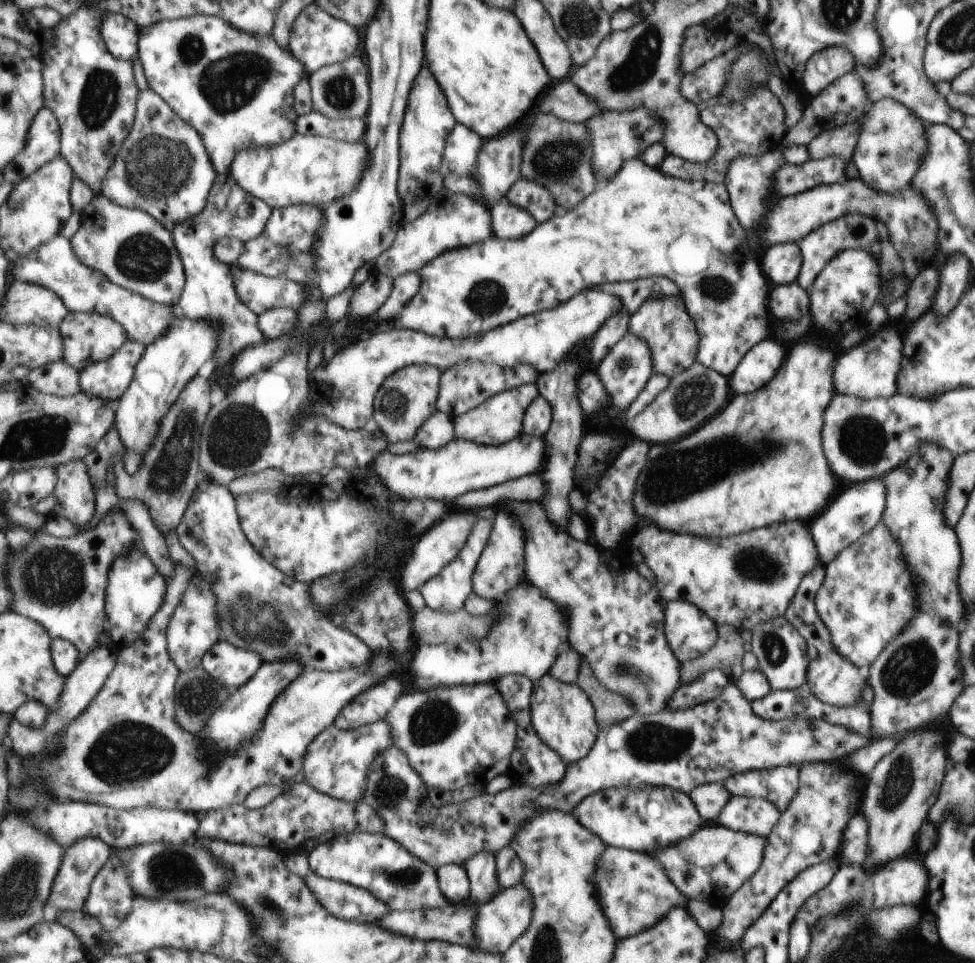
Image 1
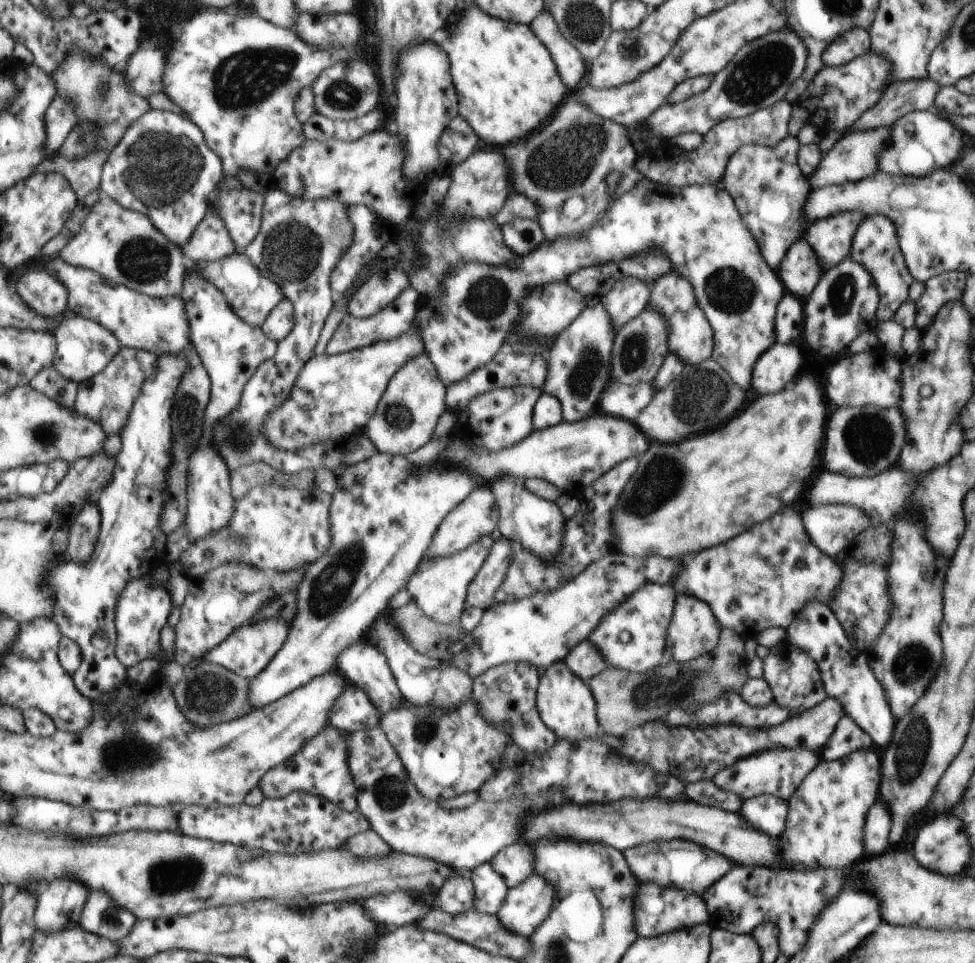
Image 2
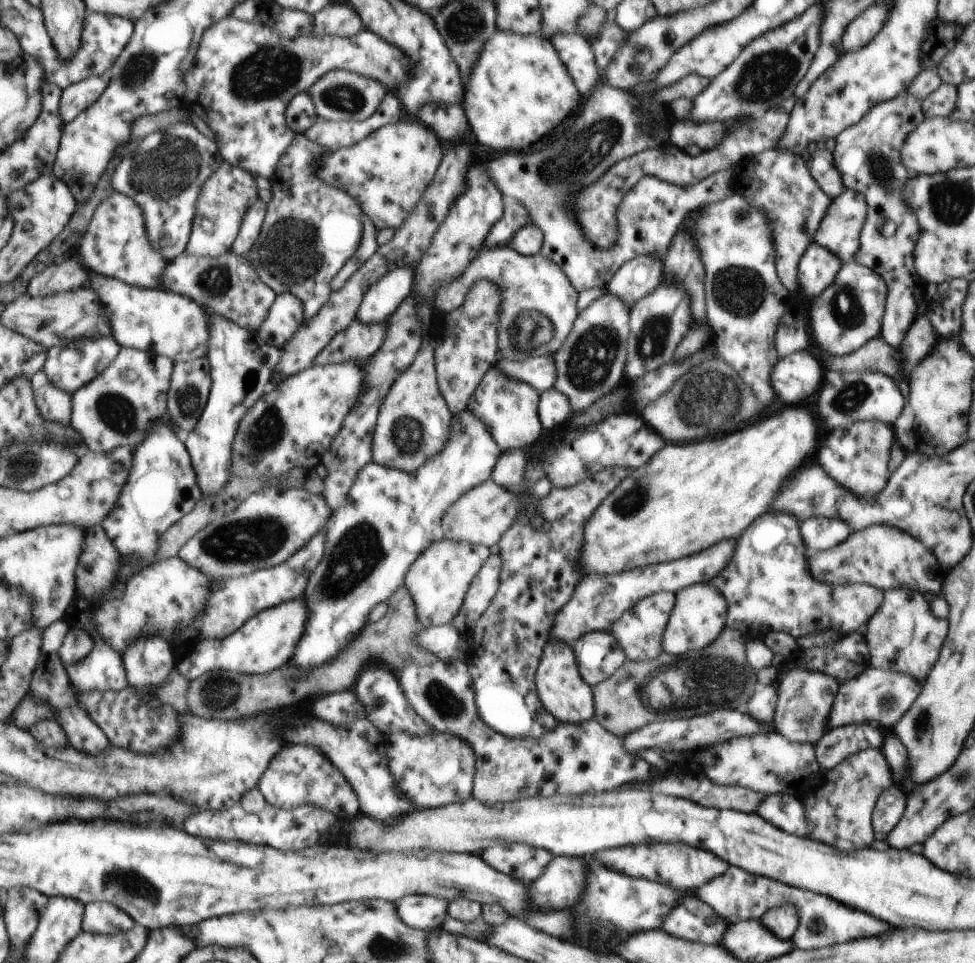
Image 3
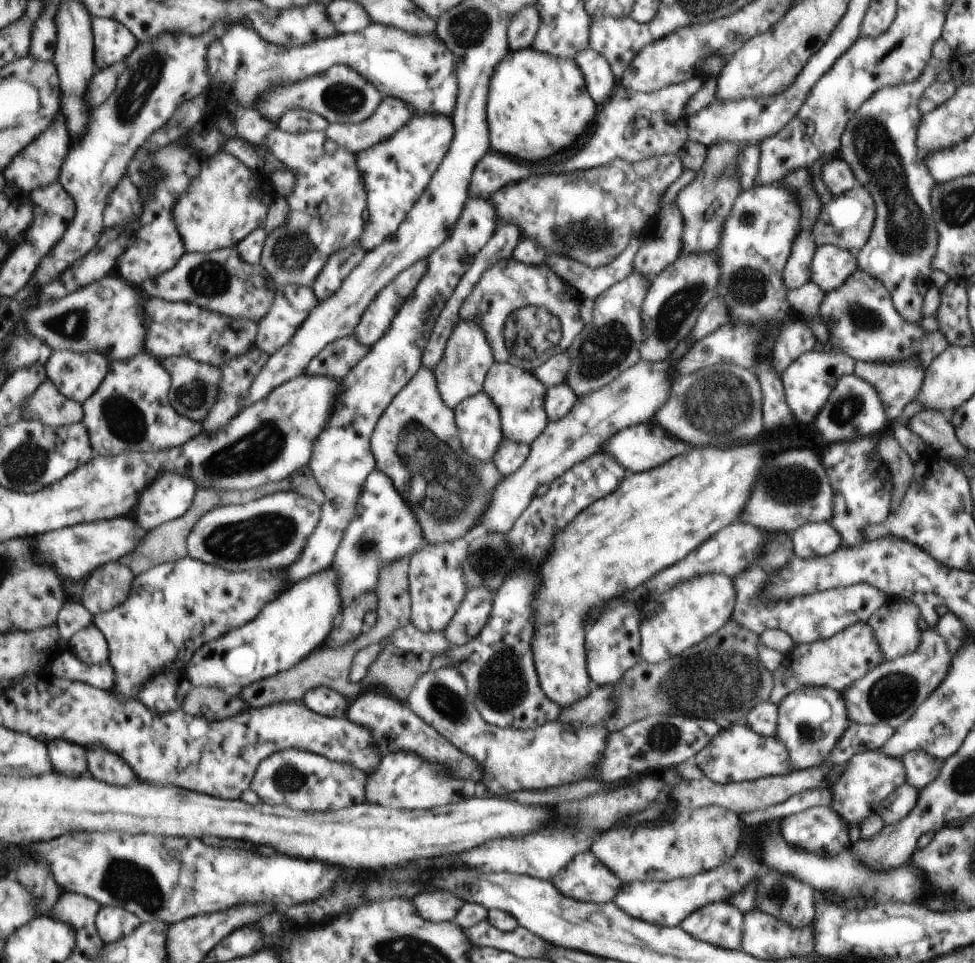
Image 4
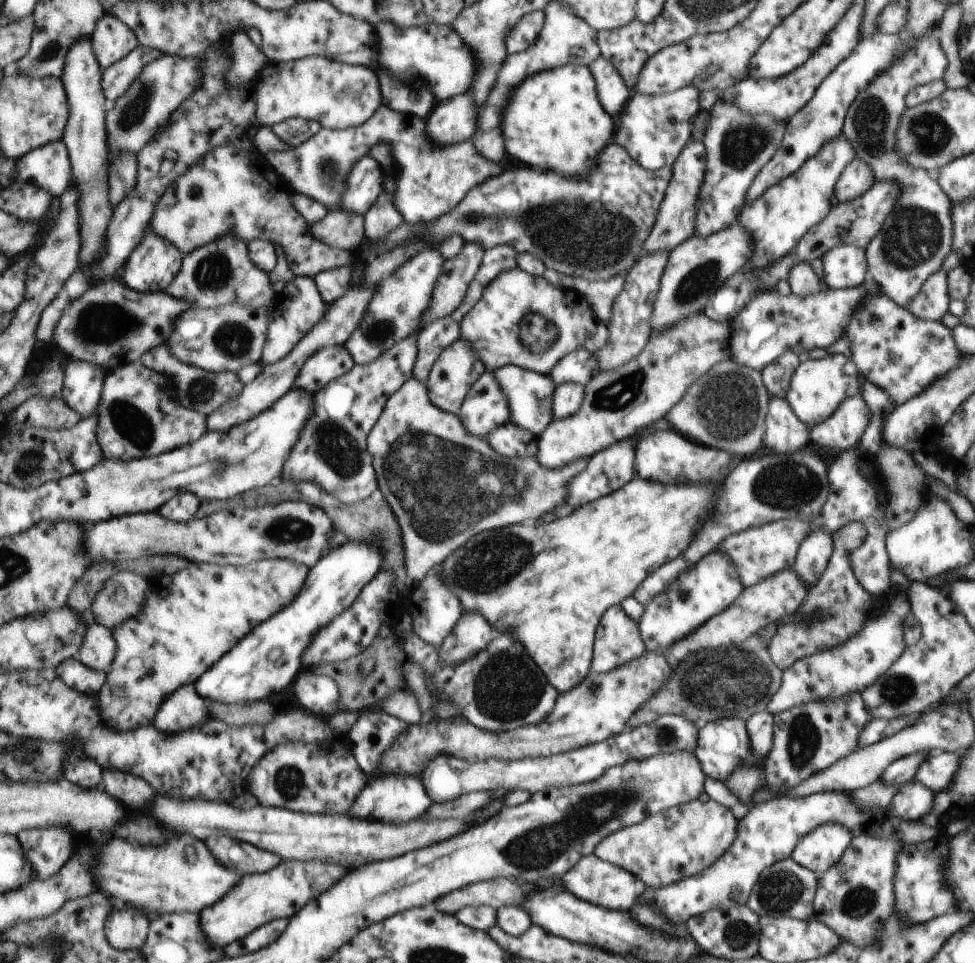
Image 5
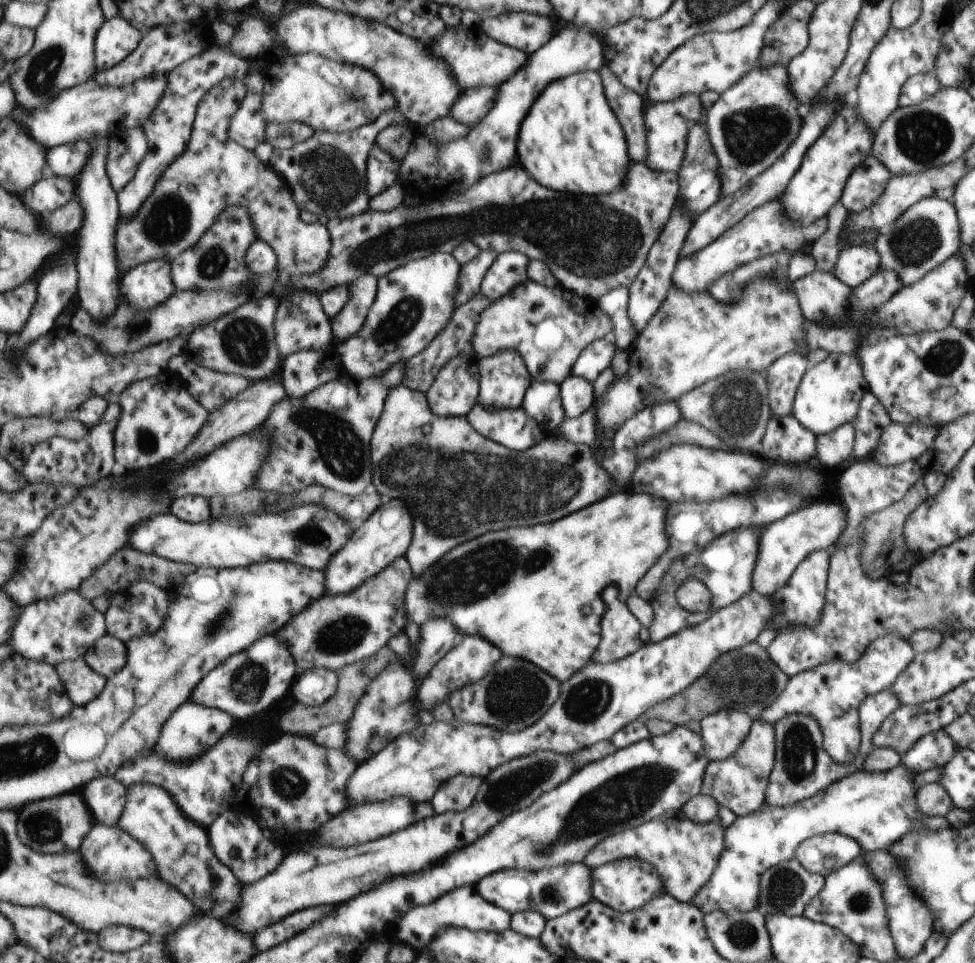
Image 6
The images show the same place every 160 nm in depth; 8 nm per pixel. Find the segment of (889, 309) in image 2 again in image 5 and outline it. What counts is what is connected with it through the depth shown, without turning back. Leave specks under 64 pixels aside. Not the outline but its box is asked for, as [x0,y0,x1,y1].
[842,28,952,308]

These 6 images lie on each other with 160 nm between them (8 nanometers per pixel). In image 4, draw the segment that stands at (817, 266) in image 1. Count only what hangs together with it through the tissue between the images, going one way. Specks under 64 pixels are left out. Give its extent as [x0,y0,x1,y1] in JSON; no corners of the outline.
[811,185,875,257]

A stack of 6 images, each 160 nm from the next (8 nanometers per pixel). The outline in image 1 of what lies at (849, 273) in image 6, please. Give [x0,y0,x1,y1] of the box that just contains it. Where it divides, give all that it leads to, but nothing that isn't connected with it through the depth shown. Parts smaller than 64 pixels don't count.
[763,243,802,285]

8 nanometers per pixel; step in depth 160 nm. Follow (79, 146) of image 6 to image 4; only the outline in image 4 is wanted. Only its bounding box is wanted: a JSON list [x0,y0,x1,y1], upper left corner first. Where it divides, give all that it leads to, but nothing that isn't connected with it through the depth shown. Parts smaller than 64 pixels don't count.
[2,116,69,193]

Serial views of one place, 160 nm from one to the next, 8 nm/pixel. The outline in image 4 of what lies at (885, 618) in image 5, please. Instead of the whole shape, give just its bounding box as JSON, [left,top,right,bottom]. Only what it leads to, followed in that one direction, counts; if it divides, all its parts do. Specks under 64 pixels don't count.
[768,622,883,705]

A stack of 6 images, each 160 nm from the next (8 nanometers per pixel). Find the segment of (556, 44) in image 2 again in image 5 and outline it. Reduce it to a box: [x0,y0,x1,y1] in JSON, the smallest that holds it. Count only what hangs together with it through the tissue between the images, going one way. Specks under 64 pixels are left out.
[587,56,629,116]

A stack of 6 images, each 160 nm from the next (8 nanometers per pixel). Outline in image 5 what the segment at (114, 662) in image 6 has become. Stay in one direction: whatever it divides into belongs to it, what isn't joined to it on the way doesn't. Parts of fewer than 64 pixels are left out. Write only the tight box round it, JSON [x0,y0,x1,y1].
[77,622,118,673]

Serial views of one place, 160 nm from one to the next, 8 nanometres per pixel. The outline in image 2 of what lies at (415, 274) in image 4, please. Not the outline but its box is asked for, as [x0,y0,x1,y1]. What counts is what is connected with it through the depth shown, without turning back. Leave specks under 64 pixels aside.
[349,268,408,319]

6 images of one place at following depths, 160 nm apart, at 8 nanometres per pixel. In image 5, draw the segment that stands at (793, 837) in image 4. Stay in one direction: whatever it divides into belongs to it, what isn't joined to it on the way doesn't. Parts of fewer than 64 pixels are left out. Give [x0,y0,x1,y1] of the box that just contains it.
[790,823,853,874]

